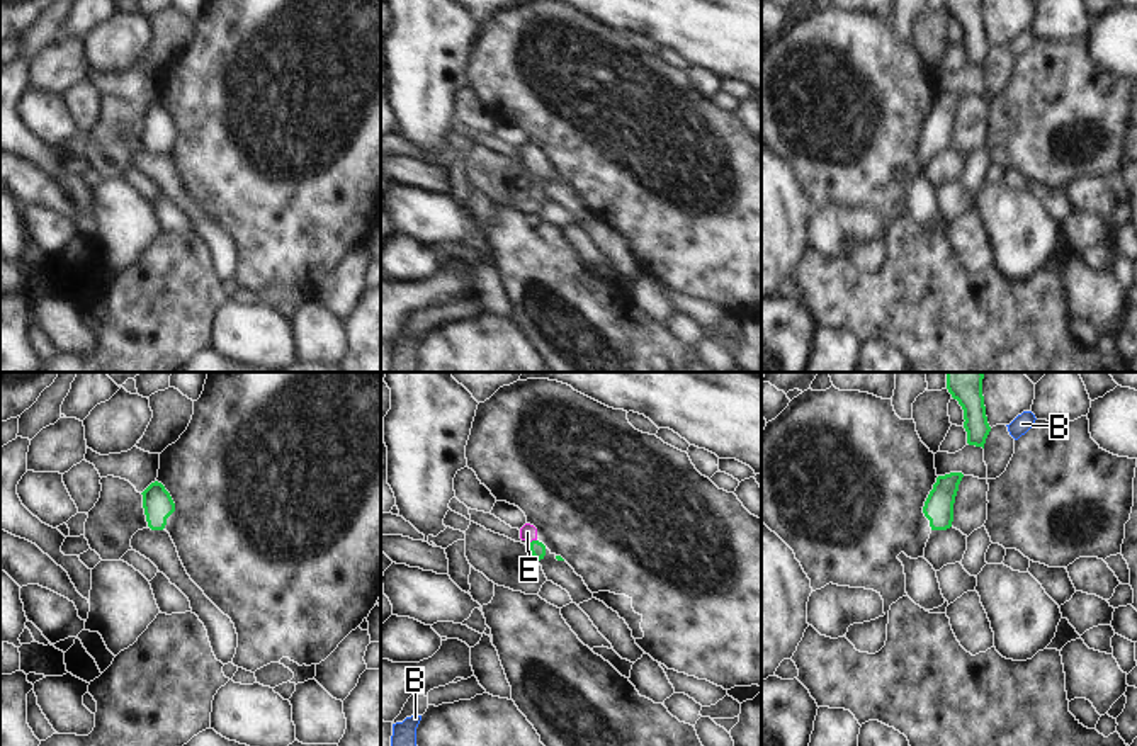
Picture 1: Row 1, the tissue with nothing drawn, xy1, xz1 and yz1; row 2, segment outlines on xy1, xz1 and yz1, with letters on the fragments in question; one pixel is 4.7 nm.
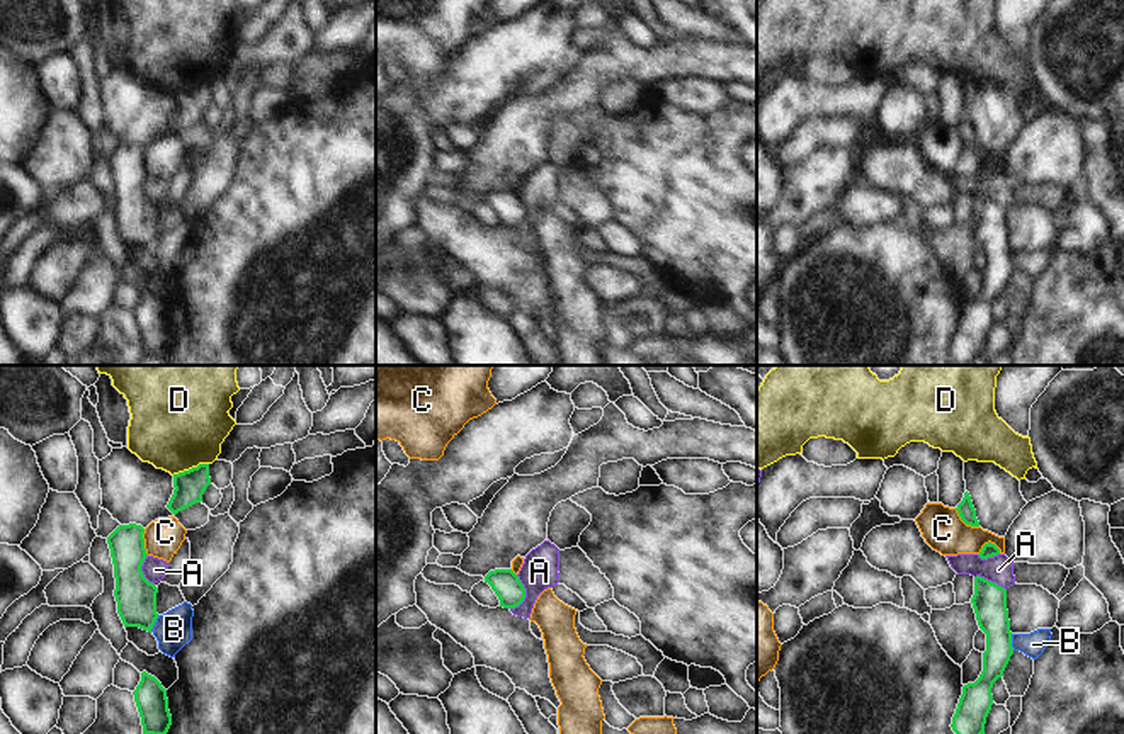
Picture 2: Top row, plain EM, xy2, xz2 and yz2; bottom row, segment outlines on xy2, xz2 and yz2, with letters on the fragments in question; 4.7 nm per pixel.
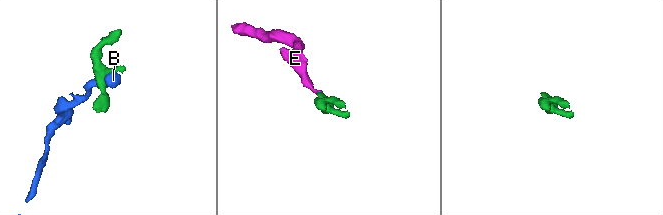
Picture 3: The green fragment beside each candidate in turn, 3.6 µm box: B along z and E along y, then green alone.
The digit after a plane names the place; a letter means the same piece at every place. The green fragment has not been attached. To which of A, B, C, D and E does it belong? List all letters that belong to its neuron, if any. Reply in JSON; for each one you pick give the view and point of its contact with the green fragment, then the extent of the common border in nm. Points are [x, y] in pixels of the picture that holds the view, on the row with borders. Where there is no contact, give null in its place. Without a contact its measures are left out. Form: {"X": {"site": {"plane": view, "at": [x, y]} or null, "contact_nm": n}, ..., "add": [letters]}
{"E": {"site": {"plane": "xz1", "at": [532, 541]}, "contact_nm": 40}, "add": ["E"]}

